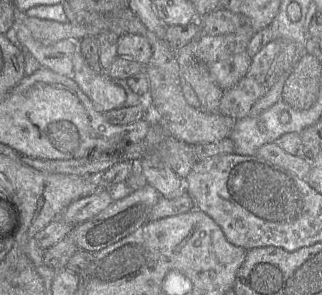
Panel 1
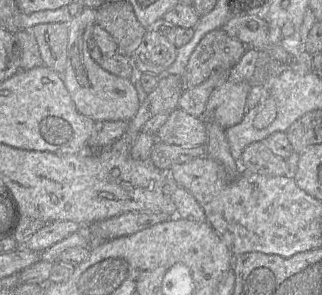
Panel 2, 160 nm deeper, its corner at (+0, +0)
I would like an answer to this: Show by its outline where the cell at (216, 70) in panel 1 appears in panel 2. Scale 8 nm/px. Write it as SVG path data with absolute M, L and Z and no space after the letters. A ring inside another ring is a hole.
M226 81L210 94L200 118L205 123L217 123L224 129L240 123L246 112L250 87L250 82Z

